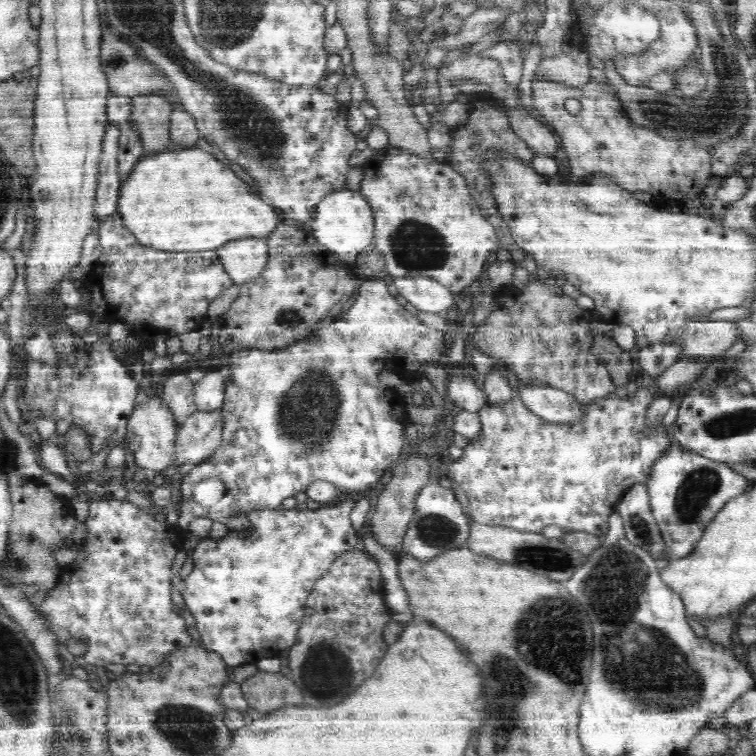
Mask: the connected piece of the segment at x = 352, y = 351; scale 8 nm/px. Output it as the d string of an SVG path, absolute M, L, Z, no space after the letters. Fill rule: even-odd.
M368 280L360 286L358 290L358 296L352 301L352 303L346 308L348 312L343 312L338 316L338 320L322 320L322 324L318 324L318 330L316 338L308 336L306 340L300 340L300 342L293 342L284 348L277 350L266 350L261 348L245 348L230 354L230 380L227 381L225 400L223 406L220 408L223 417L223 440L222 444L212 453L212 456L208 460L197 464L187 475L178 477L181 482L181 496L182 502L178 509L179 520L177 526L179 529L188 529L189 524L198 517L206 517L214 522L222 522L226 526L228 532L242 532L242 522L245 516L253 510L260 510L263 508L282 508L282 502L289 498L295 497L298 492L305 491L310 484L316 480L327 480L332 484L335 484L339 490L346 490L346 492L362 492L362 495L367 495L370 492L370 488L373 488L380 479L388 477L393 465L397 463L404 455L405 445L405 423L401 415L395 410L395 406L382 395L384 388L378 380L378 374L384 369L390 369L394 372L398 372L403 377L410 375L415 376L422 374L423 367L426 368L426 364L431 362L436 365L440 365L441 361L445 358L450 347L450 338L440 330L436 330L426 324L424 324L415 314L410 312L412 310L409 306L403 307L400 302L396 300L396 297L390 295L386 290L386 284L384 280ZM206 478L220 478L224 484L226 484L226 490L224 490L224 496L220 498L218 504L214 504L214 510L206 510L202 504L194 502L194 496L191 494L192 486L196 482L202 482Z

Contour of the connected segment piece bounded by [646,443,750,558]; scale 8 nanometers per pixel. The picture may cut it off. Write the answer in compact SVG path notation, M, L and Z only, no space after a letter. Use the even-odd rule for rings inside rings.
M676 443L652 464L646 488L651 511L665 542L665 554L684 558L694 552L706 526L717 512L734 496L740 496L750 488L750 482L728 466L730 464L710 460Z

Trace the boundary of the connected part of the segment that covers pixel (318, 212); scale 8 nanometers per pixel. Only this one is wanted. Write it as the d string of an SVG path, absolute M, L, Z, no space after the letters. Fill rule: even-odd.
M347 186L332 191L318 203L308 227L323 247L332 251L340 262L349 266L354 264L356 256L372 247L375 235L372 207L360 191L352 191Z

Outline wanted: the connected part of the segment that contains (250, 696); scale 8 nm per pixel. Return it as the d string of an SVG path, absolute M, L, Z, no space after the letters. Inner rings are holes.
M258 671L241 683L249 706L260 713L272 713L285 705L302 705L303 691L290 676Z

